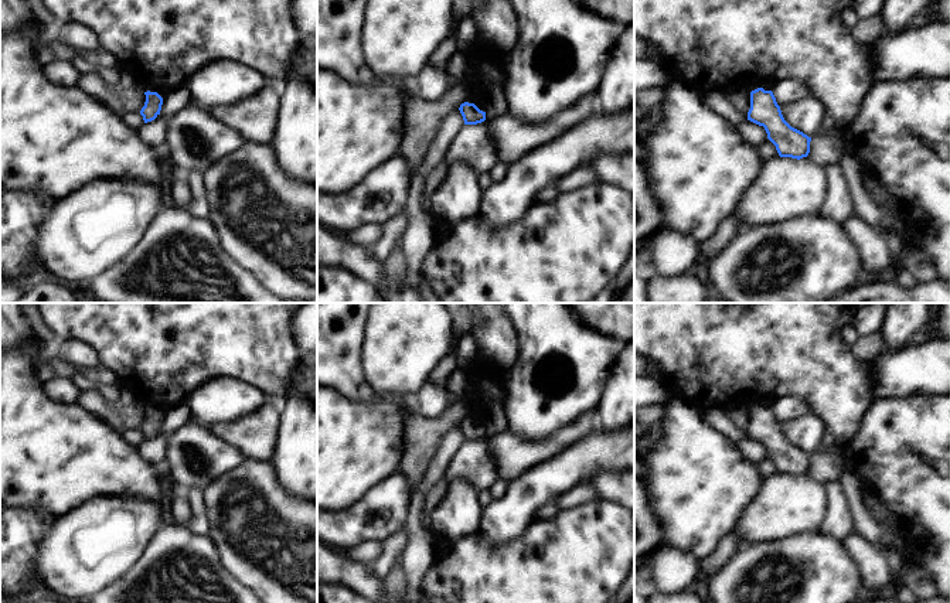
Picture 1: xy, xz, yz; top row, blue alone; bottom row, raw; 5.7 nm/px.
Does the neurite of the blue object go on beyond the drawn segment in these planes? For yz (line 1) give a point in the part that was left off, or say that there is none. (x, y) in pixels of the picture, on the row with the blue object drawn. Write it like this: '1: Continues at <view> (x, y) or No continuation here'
1: No continuation here

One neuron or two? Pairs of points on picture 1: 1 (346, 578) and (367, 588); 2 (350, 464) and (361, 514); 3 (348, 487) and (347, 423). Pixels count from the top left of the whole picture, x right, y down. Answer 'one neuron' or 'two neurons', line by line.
1: one neuron
2: two neurons
3: one neuron

